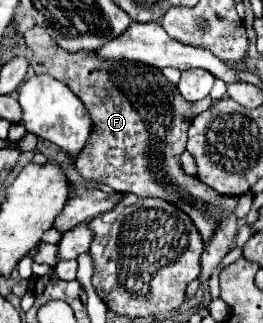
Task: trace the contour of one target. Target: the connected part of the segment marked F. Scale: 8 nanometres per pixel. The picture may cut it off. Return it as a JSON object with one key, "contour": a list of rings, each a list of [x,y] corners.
{"contour":[[[34,26],[24,32],[32,48],[30,66],[36,74],[50,74],[64,82],[84,102],[92,116],[92,134],[76,158],[76,170],[84,180],[106,184],[116,192],[162,198],[184,210],[196,224],[202,240],[208,242],[218,220],[234,212],[238,198],[220,196],[200,180],[186,176],[180,168],[178,152],[186,150],[188,128],[192,120],[210,108],[212,100],[186,102],[178,90],[154,66],[140,62],[108,62],[96,58],[96,52],[66,52],[42,30]]]}

